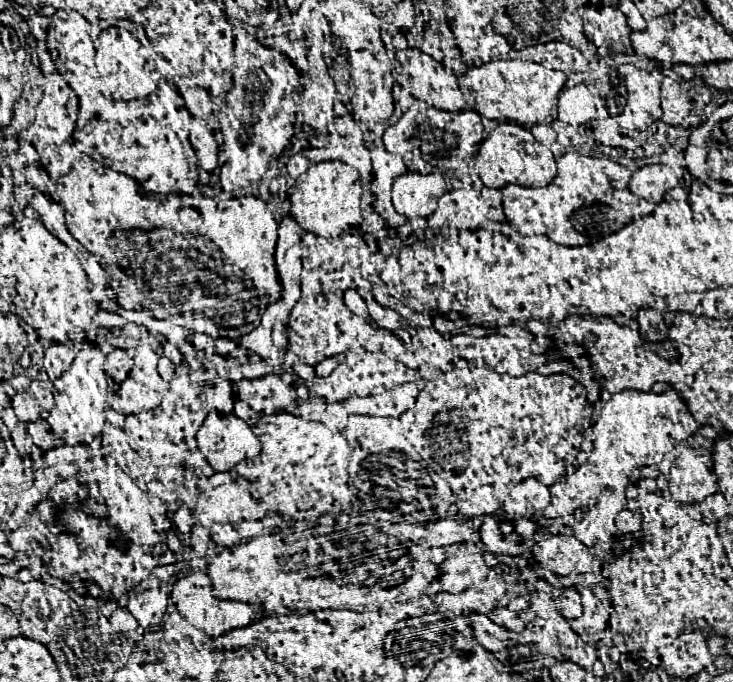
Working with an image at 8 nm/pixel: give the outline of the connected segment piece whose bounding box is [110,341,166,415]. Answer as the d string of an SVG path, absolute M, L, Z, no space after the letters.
M138 341L136 347L132 347L132 353L134 367L110 401L110 407L122 415L142 413L158 407L166 389L166 381L156 371L156 353L152 347Z

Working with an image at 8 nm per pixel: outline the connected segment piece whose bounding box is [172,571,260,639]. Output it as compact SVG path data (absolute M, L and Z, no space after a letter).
M192 571L192 573L186 573L184 577L180 577L172 587L172 599L176 601L176 607L178 607L178 613L182 615L182 619L186 619L192 627L196 627L210 639L218 639L220 635L232 631L236 627L244 627L244 625L252 623L260 613L260 605L256 605L256 603L220 599L216 595L216 589L214 589L210 577L202 571Z

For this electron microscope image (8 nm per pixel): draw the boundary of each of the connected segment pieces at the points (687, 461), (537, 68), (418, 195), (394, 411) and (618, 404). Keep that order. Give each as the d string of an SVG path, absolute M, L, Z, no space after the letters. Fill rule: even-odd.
M684 451L672 461L670 493L678 503L700 503L716 493L716 485L706 465L690 451Z
M494 57L478 67L468 69L458 79L460 91L464 95L464 107L476 111L478 115L504 123L534 123L544 119L556 105L556 99L560 91L564 89L566 75L554 69L546 69L538 63L532 61L522 61L522 59L500 59Z
M404 173L392 181L390 197L394 209L402 217L428 217L434 207L436 199L444 193L446 183L438 173Z
M414 383L400 385L392 391L386 391L384 395L372 395L372 397L354 397L346 399L344 405L350 413L360 415L382 415L382 417L400 417L406 413L418 397L418 389Z
M666 389L664 393L622 391L612 395L592 427L590 439L594 443L594 451L572 475L568 475L562 483L556 481L550 487L552 501L542 513L538 513L538 517L544 519L536 519L532 515L532 521L536 523L536 535L532 541L544 535L562 533L580 539L580 543L586 547L606 543L618 533L614 519L626 509L624 491L632 482L632 477L639 474L638 467L644 463L662 461L662 457L668 455L676 443L696 433L698 427L698 421L694 415L690 415L680 399L680 393L674 389ZM578 511L582 519L576 519Z

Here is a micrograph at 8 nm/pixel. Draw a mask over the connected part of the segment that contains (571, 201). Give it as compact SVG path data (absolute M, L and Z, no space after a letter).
M564 153L558 161L560 183L544 189L508 185L502 189L506 219L520 235L548 235L560 245L596 243L640 217L638 197L630 193L630 171L607 157Z

